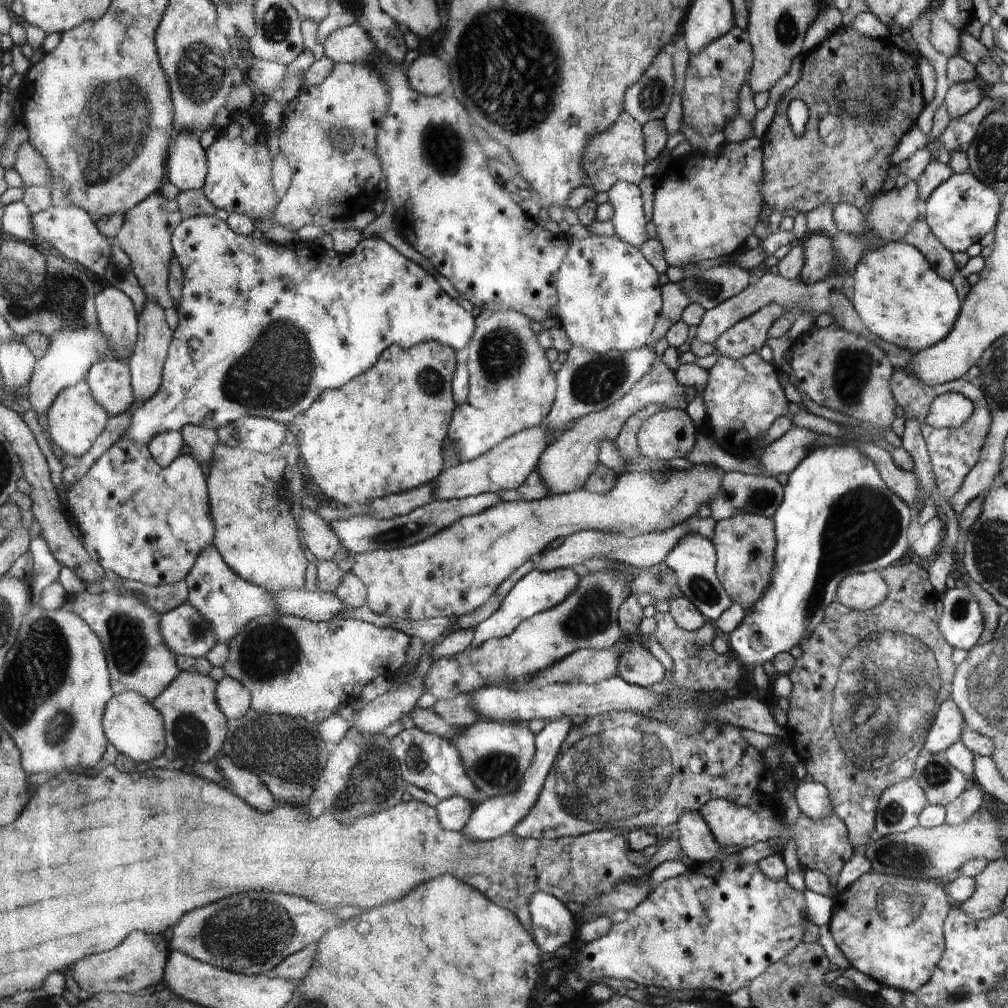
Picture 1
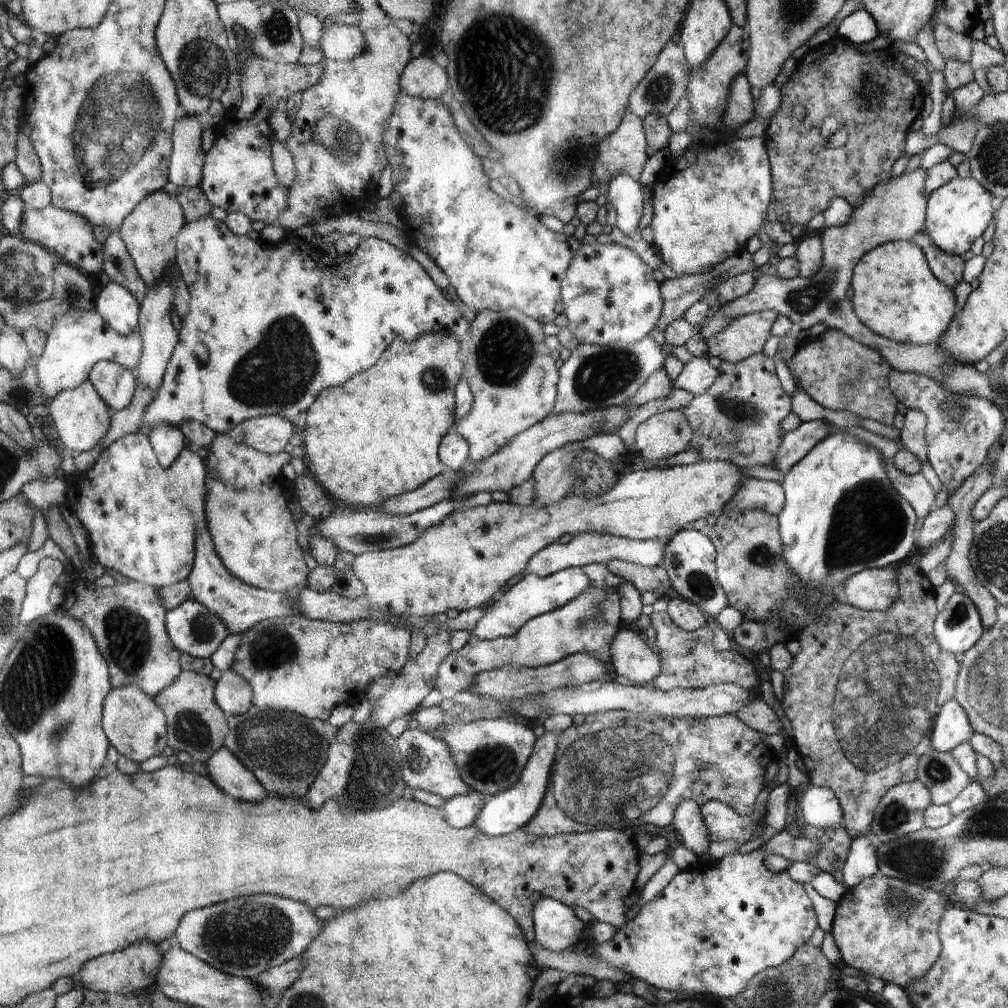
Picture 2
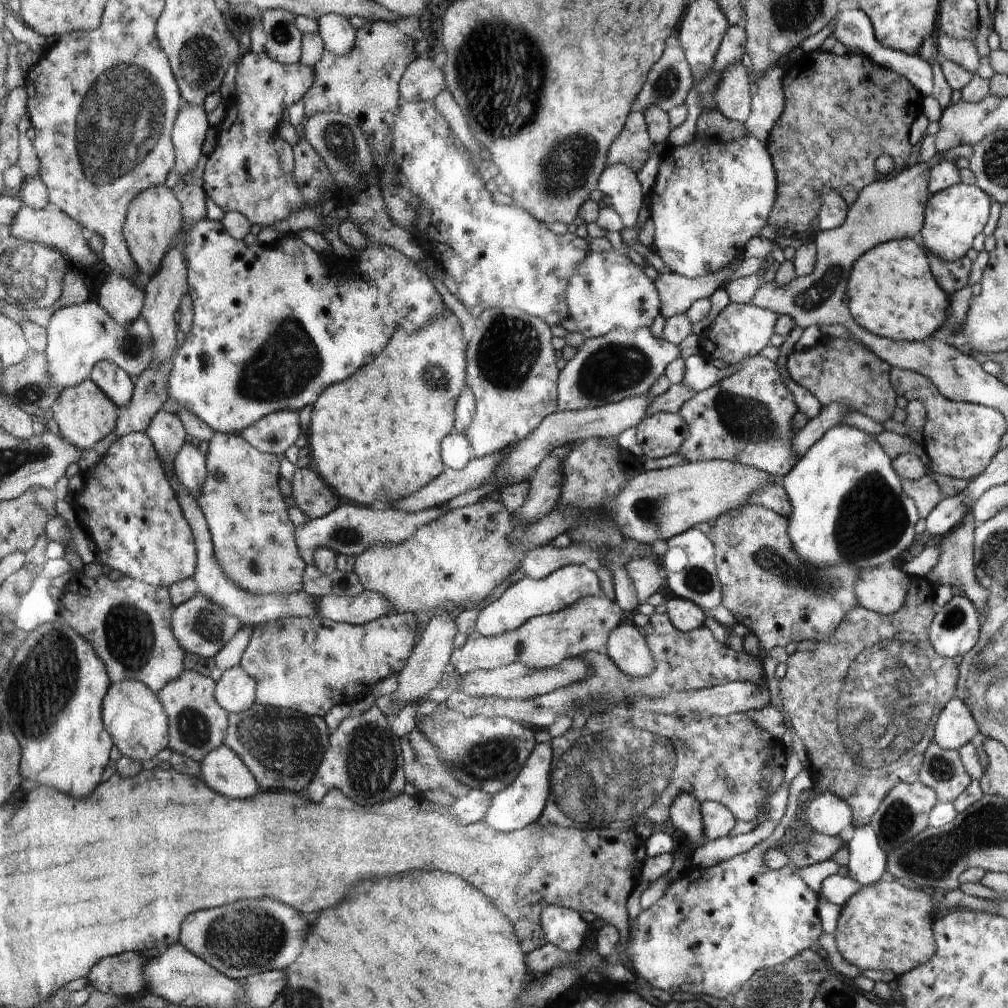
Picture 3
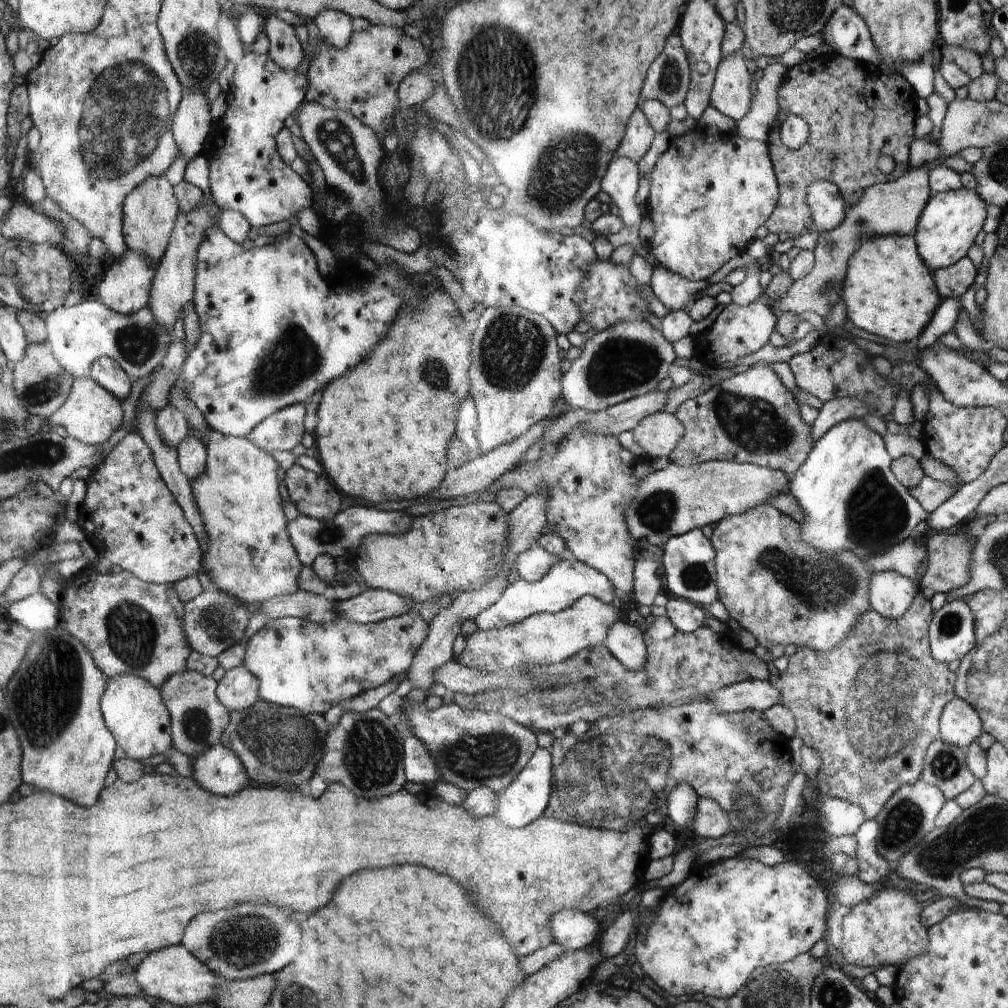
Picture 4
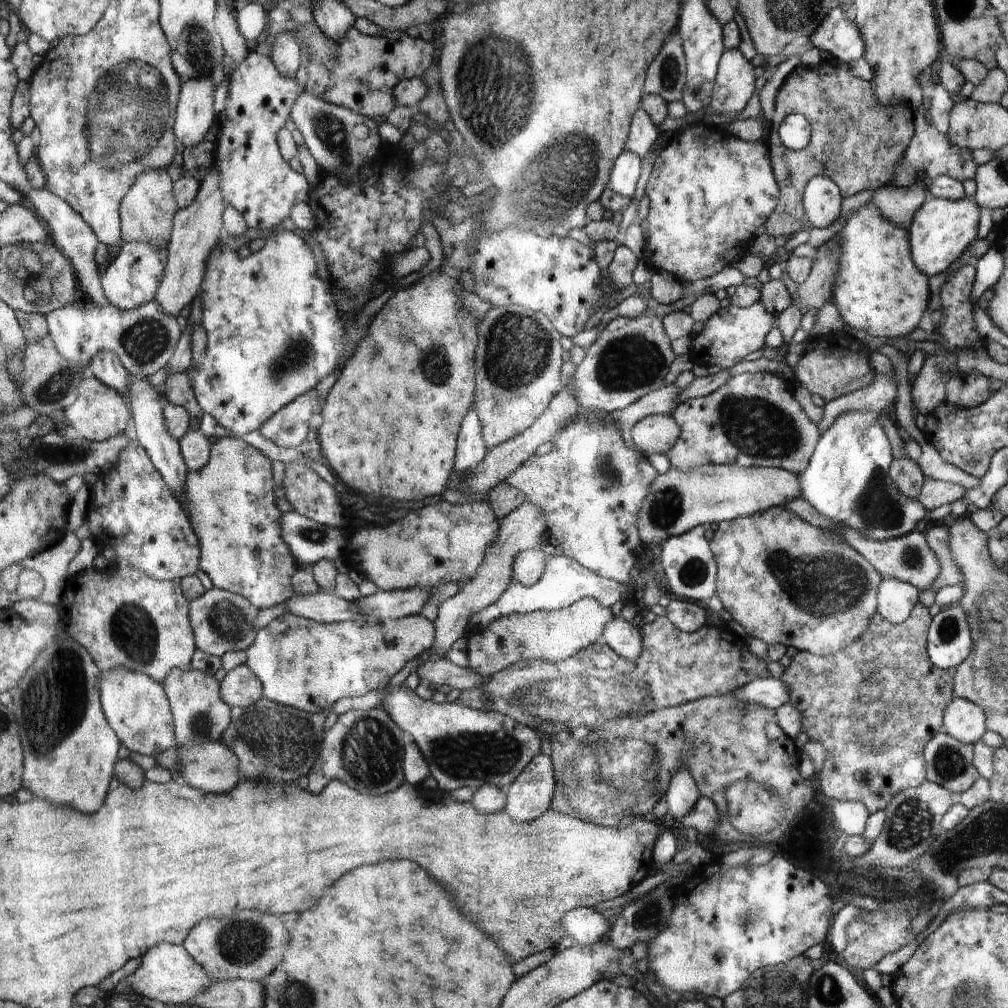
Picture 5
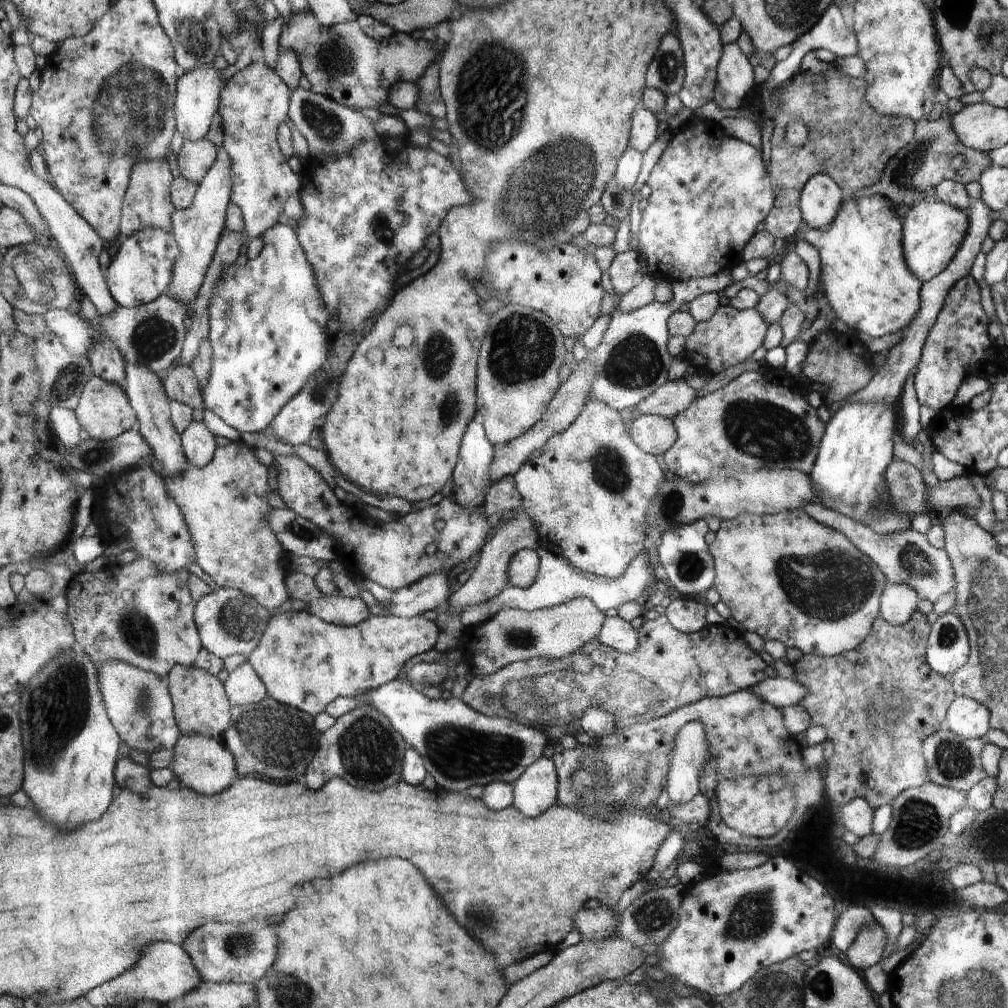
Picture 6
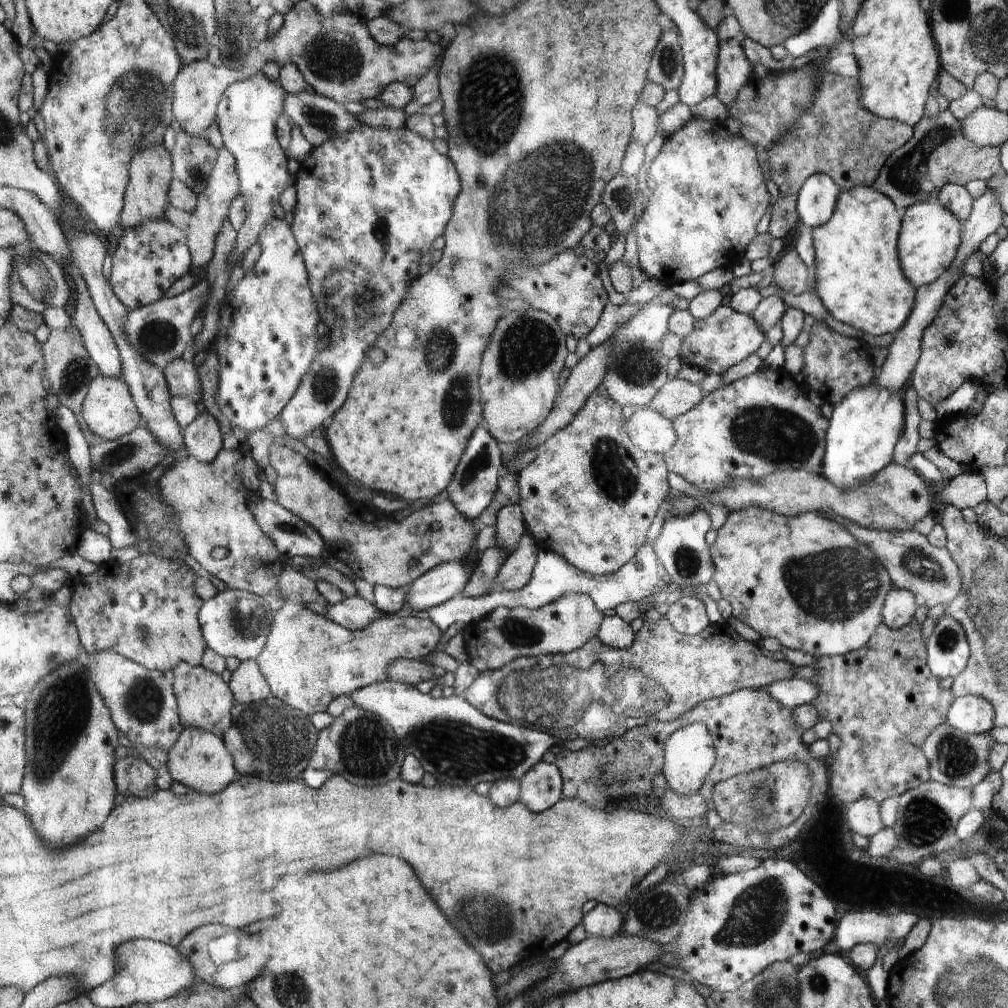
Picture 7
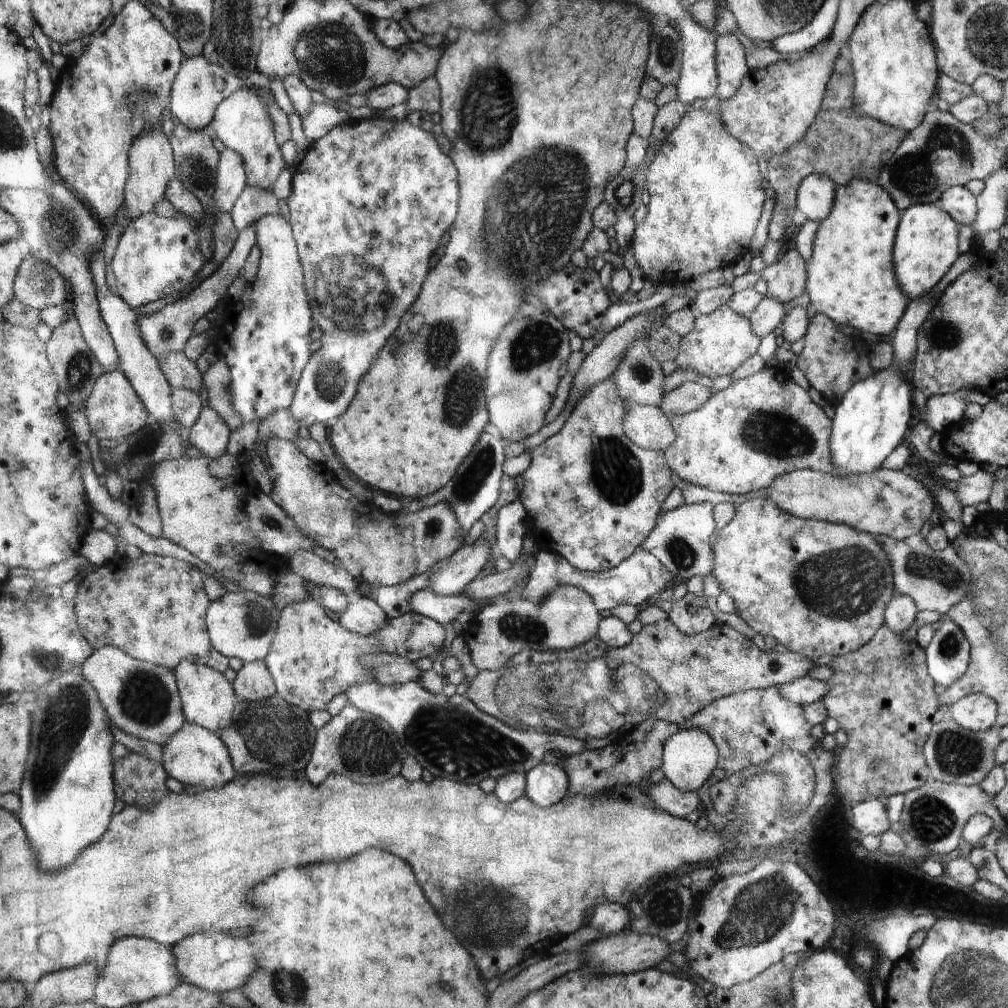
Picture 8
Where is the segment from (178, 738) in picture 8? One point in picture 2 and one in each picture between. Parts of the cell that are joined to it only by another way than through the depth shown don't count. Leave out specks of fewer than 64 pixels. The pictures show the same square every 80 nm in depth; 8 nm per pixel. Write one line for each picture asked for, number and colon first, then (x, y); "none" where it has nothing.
2: (224, 769)
3: (223, 769)
4: (220, 769)
5: (211, 766)
6: (204, 763)
7: (199, 759)

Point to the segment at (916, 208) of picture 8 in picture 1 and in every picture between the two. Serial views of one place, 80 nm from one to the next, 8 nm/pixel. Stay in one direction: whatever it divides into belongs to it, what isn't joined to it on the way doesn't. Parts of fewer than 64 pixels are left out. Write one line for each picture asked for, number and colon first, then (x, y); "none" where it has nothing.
1: (959, 212)
2: (957, 213)
3: (954, 216)
4: (947, 227)
5: (942, 230)
6: (934, 230)
7: (931, 237)

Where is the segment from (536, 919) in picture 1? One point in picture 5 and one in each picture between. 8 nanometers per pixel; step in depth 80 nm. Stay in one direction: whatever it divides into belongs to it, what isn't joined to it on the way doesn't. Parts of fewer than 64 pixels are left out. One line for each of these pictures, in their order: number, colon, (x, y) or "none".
2: (558, 928)
3: (565, 928)
4: (575, 930)
5: (585, 925)

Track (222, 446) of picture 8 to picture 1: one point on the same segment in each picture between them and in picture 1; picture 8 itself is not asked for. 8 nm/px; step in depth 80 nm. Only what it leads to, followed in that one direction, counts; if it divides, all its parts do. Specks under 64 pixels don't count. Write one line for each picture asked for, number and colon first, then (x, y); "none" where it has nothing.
1: (148, 524)
2: (143, 520)
3: (190, 466)
4: (193, 455)
5: (195, 447)
6: (200, 444)
7: (202, 437)

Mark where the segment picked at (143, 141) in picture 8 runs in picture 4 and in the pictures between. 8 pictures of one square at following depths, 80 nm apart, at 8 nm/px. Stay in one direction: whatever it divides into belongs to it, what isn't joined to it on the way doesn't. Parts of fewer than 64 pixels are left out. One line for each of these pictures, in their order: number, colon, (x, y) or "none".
4: (150, 211)
5: (147, 211)
6: (147, 202)
7: (146, 196)

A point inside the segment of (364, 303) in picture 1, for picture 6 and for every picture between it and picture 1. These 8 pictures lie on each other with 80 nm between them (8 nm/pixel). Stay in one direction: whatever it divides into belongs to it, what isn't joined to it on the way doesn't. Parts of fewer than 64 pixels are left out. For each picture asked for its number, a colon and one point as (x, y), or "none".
2: (269, 326)
3: (272, 330)
4: (272, 332)
5: (273, 333)
6: (266, 327)

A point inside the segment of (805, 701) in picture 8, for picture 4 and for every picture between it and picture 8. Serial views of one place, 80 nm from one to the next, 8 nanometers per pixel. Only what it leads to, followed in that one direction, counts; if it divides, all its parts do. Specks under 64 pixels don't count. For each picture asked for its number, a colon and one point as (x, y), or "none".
4: (758, 695)
5: (771, 693)
6: (781, 692)
7: (793, 693)

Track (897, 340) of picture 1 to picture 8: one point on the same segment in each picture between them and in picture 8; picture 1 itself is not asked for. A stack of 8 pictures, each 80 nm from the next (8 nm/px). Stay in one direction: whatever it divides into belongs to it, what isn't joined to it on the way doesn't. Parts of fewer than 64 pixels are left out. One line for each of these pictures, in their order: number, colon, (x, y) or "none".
2: (896, 296)
3: (891, 292)
4: (888, 290)
5: (879, 290)
6: (864, 277)
7: (858, 278)
8: (850, 278)

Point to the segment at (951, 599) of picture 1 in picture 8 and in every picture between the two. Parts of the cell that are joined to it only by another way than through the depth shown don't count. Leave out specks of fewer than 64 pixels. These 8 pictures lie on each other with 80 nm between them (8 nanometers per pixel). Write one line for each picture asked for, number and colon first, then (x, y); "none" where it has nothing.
2: (958, 626)
3: (955, 628)
4: (952, 629)
5: (950, 642)
6: (948, 646)
7: (948, 651)
8: (947, 655)

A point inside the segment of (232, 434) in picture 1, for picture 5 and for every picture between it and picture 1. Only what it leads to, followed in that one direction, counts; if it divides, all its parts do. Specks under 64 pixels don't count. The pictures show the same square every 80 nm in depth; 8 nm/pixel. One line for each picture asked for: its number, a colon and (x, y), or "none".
2: (270, 433)
3: (275, 433)
4: (282, 430)
5: (288, 428)

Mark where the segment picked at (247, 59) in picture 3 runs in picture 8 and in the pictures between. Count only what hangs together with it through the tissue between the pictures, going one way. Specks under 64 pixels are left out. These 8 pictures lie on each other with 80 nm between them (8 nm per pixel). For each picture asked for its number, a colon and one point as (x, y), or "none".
4: (247, 174)
5: (256, 180)
6: (254, 102)
7: (247, 115)
8: (242, 122)

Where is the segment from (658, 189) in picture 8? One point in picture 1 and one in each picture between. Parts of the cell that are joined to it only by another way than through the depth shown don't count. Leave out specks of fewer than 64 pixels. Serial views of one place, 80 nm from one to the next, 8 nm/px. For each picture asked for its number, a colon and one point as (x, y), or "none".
1: (705, 207)
2: (708, 202)
3: (709, 198)
4: (708, 194)
5: (709, 192)
6: (710, 190)
7: (707, 192)

